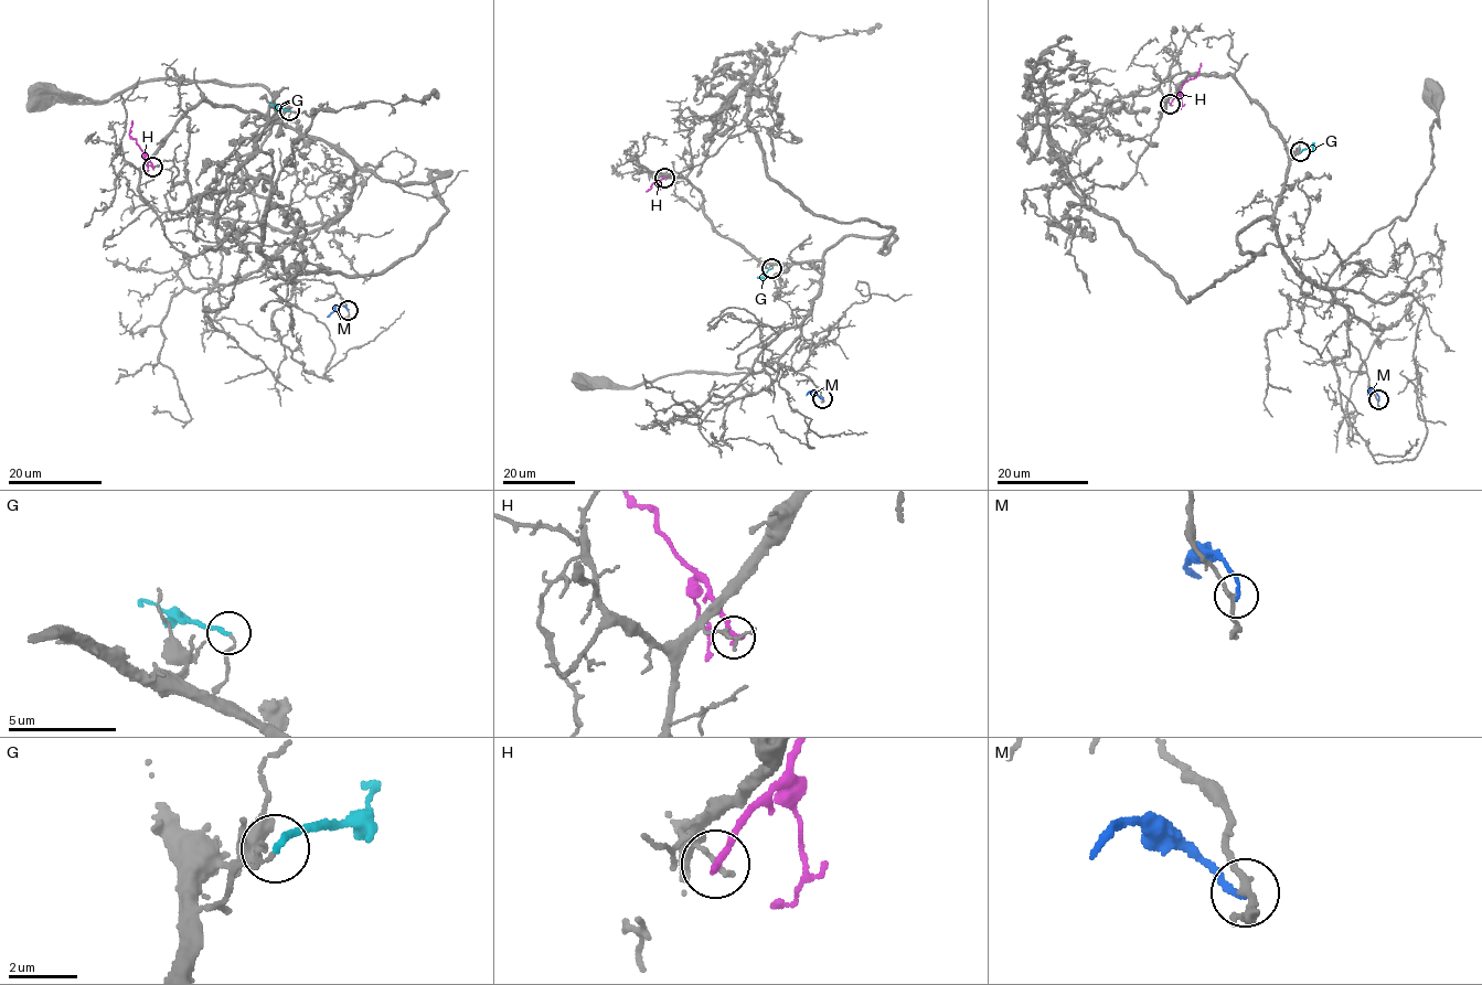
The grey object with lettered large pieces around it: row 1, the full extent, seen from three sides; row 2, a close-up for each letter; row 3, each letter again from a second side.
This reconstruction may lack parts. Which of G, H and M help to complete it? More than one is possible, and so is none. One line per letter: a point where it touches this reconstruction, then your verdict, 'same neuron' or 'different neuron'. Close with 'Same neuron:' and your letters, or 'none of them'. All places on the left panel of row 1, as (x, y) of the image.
G: (289, 110) | different neuron
H: (152, 167) | different neuron
M: (348, 310) | different neuron
Same neuron: none of them

